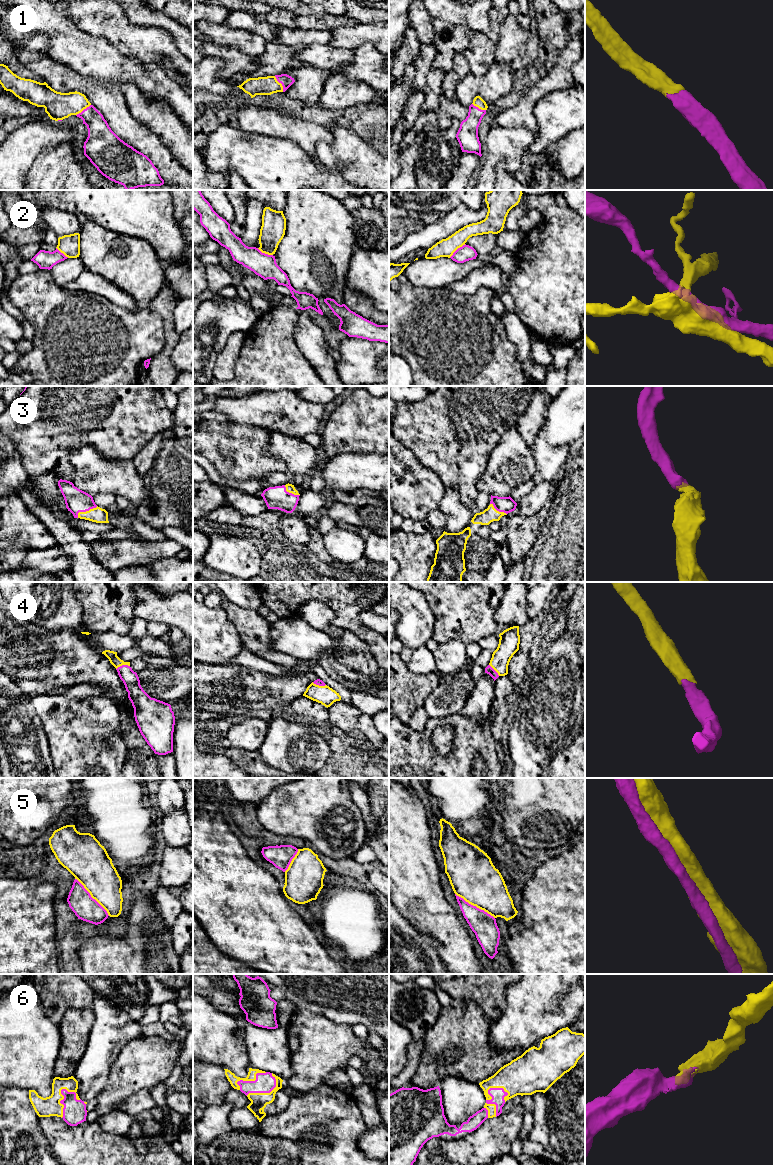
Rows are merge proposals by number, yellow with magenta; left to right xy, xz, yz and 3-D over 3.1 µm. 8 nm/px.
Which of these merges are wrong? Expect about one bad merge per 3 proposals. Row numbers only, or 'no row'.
2, 5

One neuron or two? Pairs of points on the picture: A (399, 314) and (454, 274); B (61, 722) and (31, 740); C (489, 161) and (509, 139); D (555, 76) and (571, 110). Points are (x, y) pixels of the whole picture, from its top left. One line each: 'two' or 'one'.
A: two
B: two
C: one
D: two

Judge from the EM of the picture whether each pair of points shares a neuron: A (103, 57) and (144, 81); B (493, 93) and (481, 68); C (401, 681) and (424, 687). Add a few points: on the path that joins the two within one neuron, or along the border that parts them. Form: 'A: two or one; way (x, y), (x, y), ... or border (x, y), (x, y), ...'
A: one; way (113, 67), (134, 72)
B: two; border (494, 61), (482, 75), (474, 75), (470, 72)
C: one; way (407, 683), (409, 685), (418, 685)

